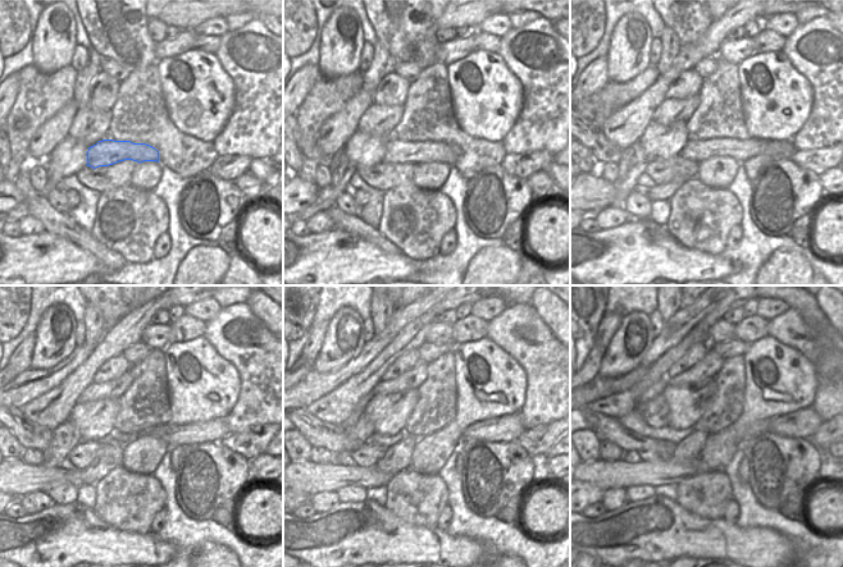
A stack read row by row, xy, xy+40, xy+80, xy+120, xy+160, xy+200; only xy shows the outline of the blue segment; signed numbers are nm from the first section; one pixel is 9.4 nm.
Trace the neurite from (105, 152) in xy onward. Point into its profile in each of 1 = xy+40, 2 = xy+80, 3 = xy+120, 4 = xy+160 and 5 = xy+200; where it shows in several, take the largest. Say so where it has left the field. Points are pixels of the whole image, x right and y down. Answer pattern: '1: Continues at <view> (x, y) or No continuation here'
1: Continues at xy+40 (396, 151)
2: Continues at xy+80 (741, 150)
3: Continues at xy+120 (173, 435)
4: Continues at xy+160 (506, 428)
5: Continues at xy+200 (803, 423).

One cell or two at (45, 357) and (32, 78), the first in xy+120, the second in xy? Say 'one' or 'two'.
two

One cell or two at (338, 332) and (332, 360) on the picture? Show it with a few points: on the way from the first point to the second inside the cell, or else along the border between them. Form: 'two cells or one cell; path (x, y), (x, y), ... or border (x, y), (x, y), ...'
one cell; path (338, 338), (338, 348), (335, 353)

